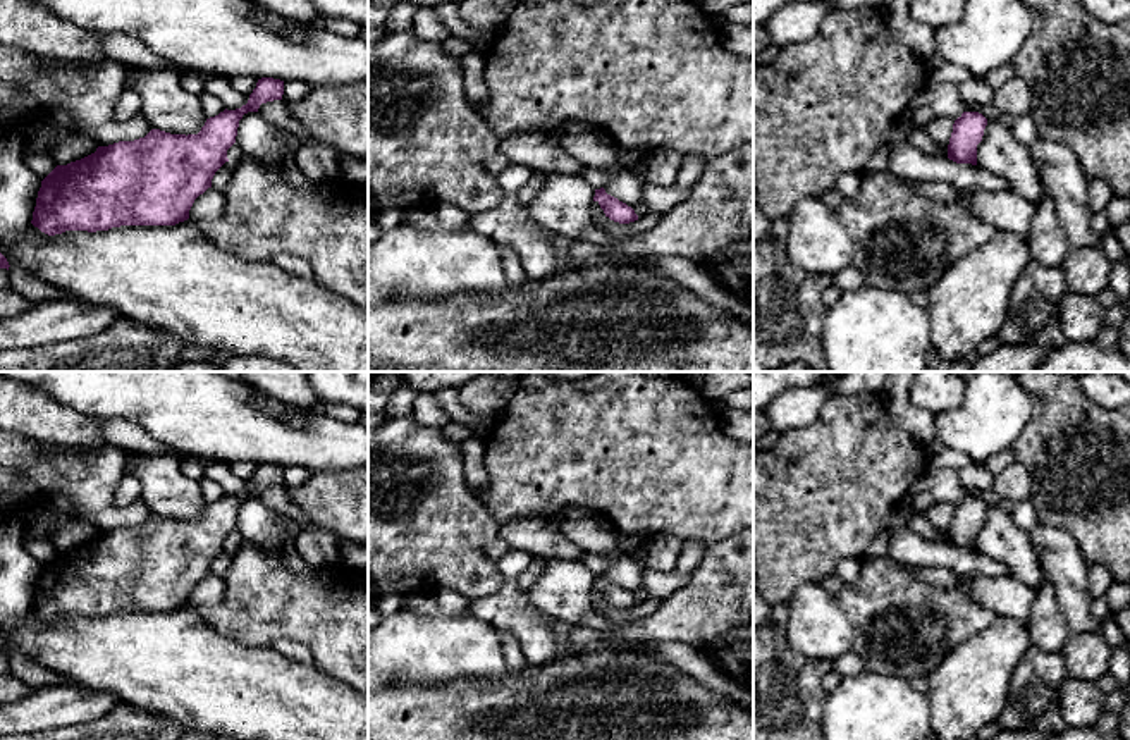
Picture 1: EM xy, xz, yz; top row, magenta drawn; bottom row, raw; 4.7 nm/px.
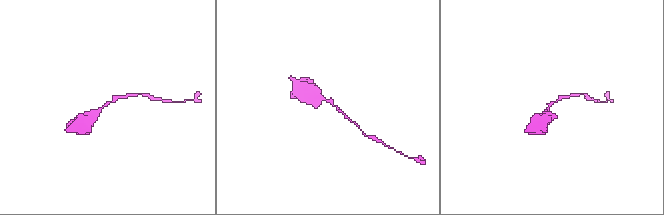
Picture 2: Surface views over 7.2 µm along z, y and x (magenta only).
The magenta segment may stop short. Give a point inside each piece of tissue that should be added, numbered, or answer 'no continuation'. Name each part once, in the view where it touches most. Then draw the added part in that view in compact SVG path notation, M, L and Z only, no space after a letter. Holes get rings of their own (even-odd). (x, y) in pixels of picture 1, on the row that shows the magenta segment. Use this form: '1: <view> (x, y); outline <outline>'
no continuation

